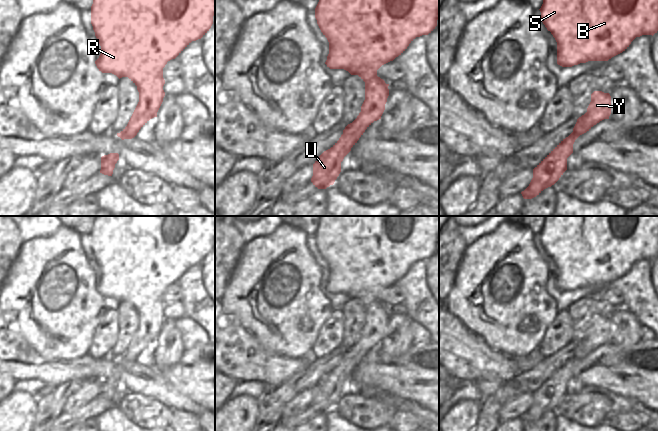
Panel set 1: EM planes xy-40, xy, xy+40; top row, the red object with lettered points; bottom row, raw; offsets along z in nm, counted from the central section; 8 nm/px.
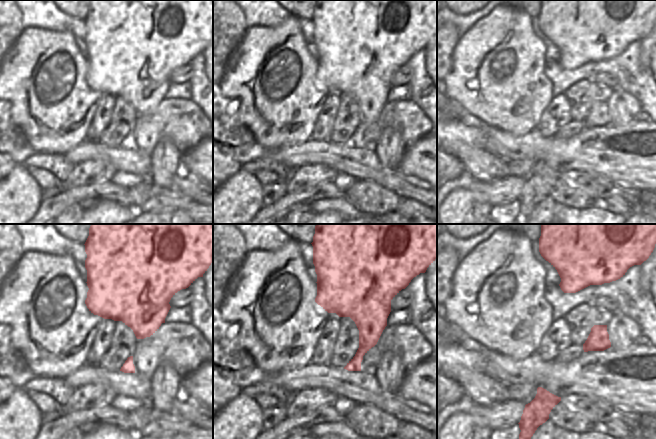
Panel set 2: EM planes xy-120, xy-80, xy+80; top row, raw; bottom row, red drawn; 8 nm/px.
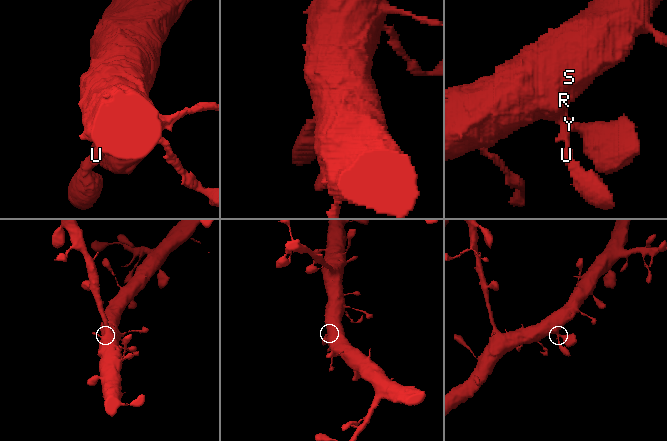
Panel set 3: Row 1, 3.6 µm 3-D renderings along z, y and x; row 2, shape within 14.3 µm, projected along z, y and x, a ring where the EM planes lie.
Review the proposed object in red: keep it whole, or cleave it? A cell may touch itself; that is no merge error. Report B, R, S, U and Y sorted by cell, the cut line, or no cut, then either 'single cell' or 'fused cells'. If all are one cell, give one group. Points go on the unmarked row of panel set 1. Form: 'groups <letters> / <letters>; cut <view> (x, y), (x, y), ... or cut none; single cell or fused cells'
groups B R S U Y; cut none; single cell

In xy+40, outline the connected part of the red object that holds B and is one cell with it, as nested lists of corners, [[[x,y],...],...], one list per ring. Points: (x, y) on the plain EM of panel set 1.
[[[545,216],[541,244],[557,266],[557,288],[572,291],[588,285],[608,285],[642,259],[658,255],[658,216]]]

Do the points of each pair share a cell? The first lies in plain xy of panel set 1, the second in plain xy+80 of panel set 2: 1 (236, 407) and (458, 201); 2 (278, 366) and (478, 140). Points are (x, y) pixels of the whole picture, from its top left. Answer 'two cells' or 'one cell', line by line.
1: one cell
2: one cell

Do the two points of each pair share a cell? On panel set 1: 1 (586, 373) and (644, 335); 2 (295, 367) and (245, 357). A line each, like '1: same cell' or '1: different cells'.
1: different cells
2: same cell

